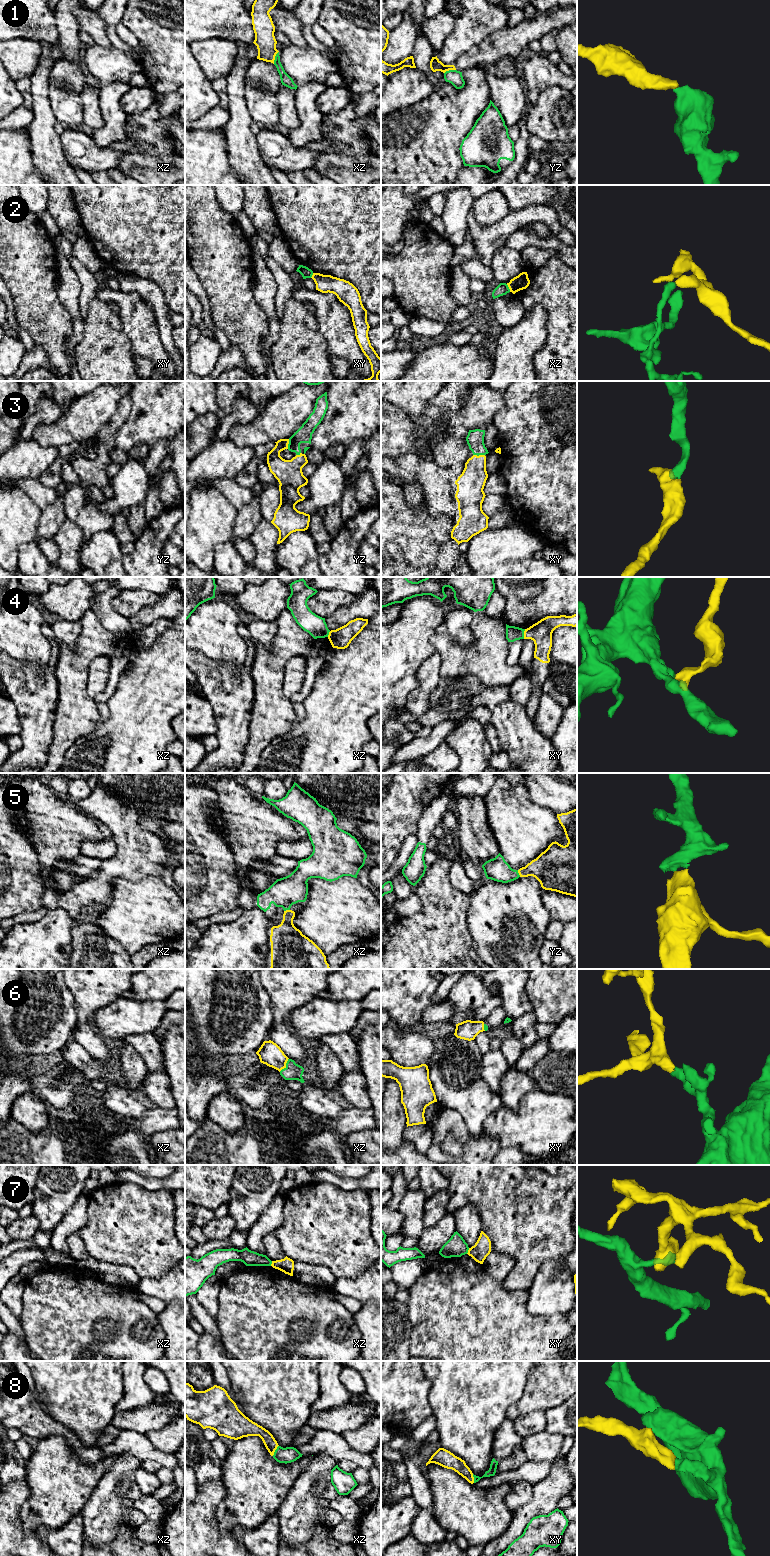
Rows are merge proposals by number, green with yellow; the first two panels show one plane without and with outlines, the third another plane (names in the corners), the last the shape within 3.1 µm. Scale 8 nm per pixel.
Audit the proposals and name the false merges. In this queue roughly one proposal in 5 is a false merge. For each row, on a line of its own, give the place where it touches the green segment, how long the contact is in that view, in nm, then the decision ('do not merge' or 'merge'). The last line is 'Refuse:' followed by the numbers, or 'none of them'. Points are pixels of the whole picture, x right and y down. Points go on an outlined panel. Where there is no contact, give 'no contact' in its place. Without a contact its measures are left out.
1: contact xz (275, 57); length 110 nm; do not merge
2: contact xz (508, 288); length 70 nm; do not merge
3: contact xy (479, 454); length 100 nm; merge
4: contact xy (523, 634); length 80 nm; do not merge
5: contact yz (518, 873); length 60 nm; merge
6: contact xz (286, 1065); length 130 nm; merge
7: contact xy (467, 1251); length 50 nm; do not merge
8: contact xz (275, 1450); length 100 nm; merge
Refuse: 1, 2, 4, 7

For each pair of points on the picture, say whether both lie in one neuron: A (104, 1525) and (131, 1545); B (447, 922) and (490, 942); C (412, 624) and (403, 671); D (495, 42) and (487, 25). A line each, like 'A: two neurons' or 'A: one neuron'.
A: two neurons
B: two neurons
C: one neuron
D: two neurons

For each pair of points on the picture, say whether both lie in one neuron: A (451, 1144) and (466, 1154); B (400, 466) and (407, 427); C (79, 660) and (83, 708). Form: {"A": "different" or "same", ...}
{"A": "same", "B": "different", "C": "same"}

